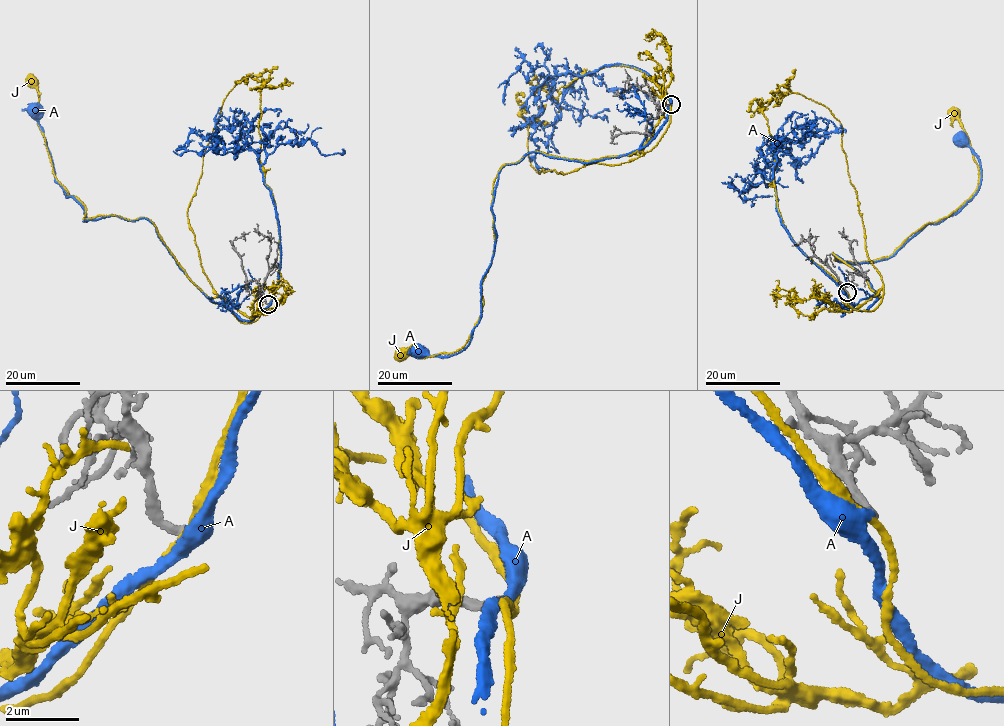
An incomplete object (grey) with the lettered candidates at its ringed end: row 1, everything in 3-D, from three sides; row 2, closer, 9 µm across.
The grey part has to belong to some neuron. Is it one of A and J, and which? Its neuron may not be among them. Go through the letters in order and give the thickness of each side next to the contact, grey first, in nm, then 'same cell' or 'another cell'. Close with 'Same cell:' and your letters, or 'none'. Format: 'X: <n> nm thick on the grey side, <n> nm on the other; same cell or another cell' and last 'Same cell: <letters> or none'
A: 240 nm thick on the grey side, 320 nm on the other; same cell
J: 240 nm thick on the grey side, 200 nm on the other; another cell
Same cell: A

